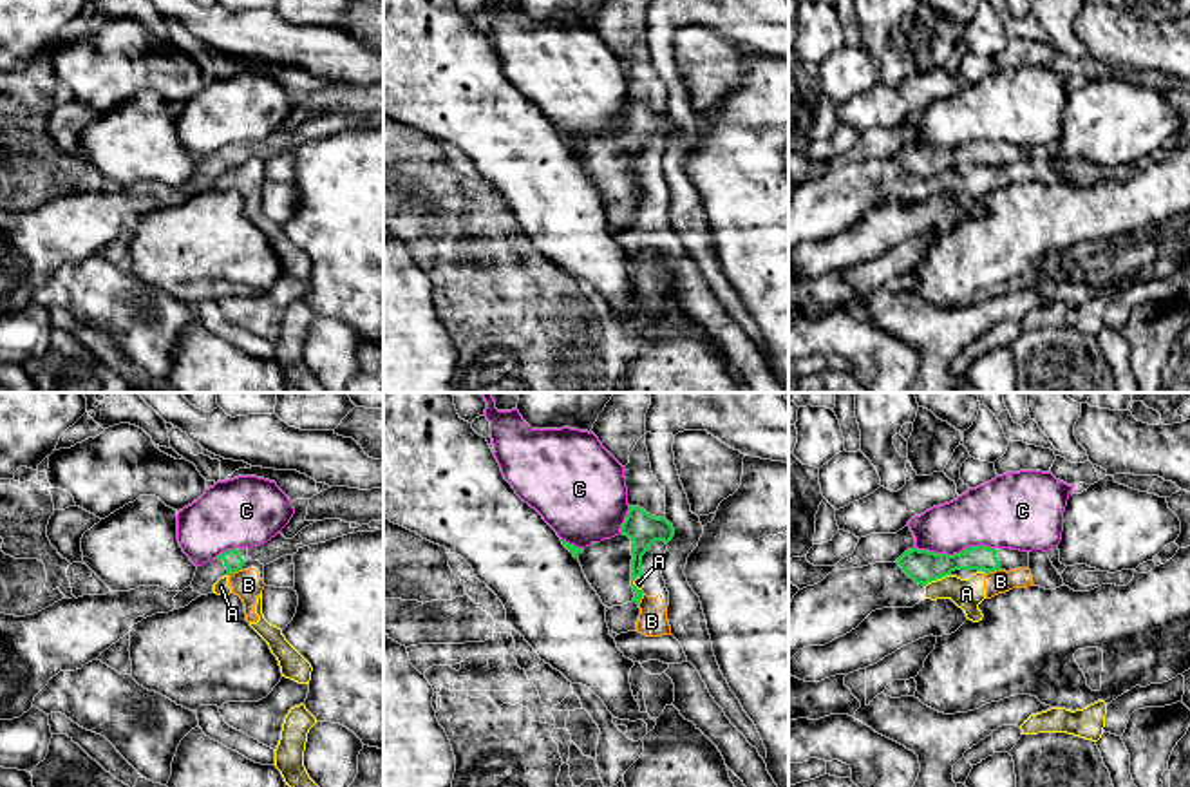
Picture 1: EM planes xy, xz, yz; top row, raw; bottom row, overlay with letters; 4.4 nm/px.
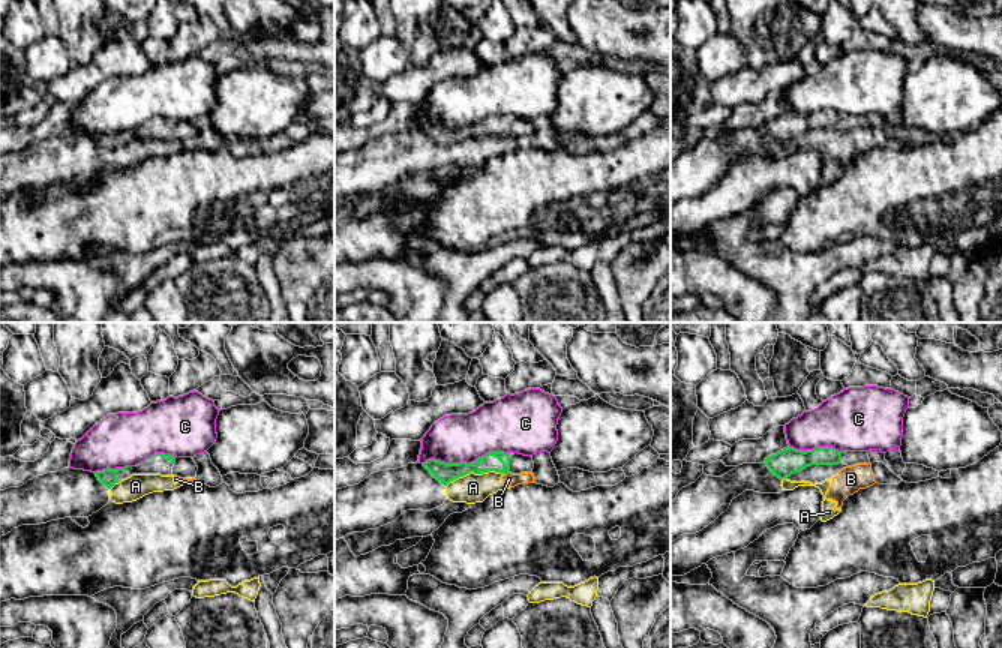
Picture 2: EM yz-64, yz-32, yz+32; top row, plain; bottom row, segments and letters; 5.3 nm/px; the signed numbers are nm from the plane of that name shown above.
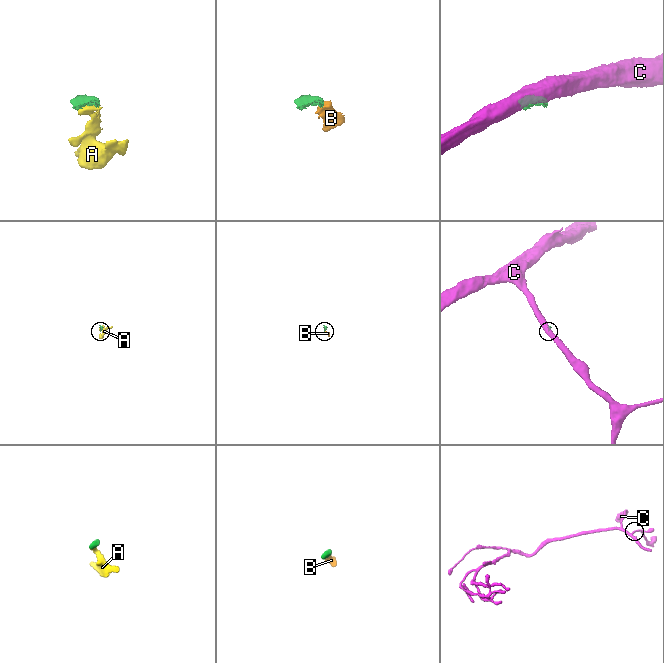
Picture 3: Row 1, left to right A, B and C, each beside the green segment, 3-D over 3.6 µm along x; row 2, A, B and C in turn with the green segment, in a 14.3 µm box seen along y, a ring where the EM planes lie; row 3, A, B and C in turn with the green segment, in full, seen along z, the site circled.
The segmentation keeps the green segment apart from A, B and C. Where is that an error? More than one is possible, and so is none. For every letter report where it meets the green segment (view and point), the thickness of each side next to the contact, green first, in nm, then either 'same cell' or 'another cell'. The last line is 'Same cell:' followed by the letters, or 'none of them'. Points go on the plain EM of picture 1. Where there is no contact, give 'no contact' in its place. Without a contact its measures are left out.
A: yz (935, 174) | 150/140 nm | another cell
B: yz (993, 165) | 110/110 nm | another cell
C: yz (955, 149) | 150/300 nm | another cell
Same cell: none of them

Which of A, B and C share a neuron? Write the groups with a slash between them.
A B / C

